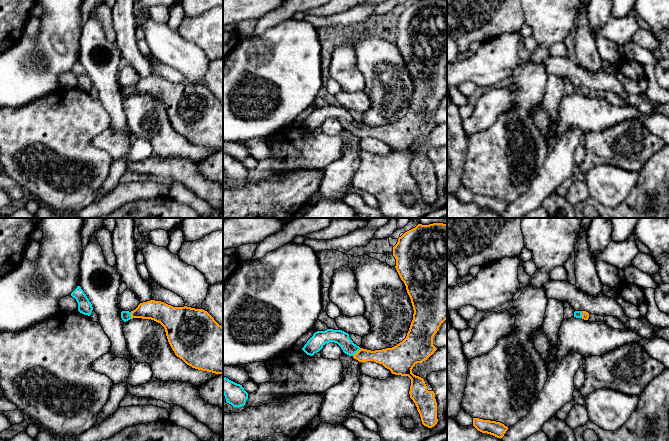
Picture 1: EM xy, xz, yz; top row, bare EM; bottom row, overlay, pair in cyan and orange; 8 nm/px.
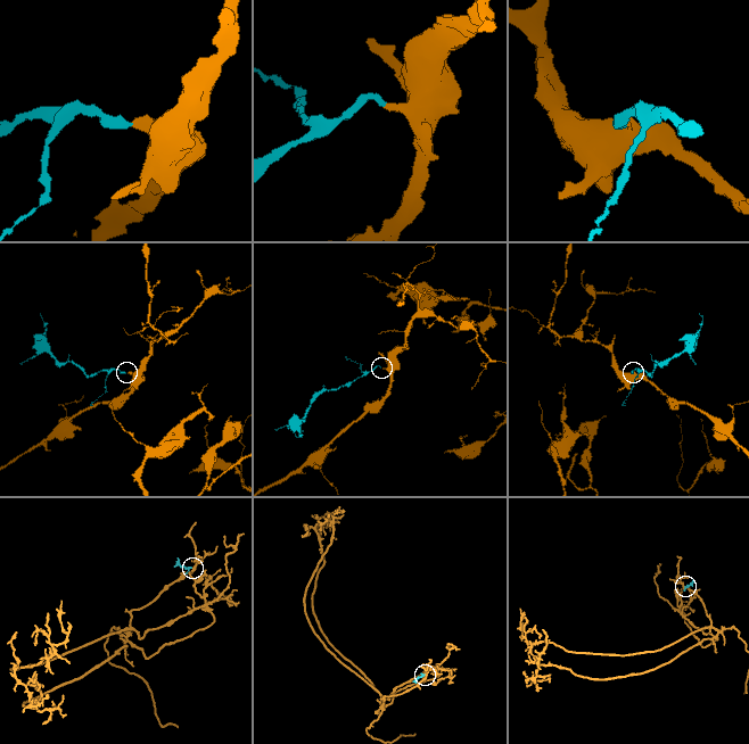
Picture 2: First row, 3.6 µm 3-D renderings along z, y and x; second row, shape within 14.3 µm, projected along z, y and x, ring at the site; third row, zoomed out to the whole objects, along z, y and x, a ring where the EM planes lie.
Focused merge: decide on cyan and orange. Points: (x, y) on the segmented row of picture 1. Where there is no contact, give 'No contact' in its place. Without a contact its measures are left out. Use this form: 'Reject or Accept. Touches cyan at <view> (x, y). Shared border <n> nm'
Accept. Touches cyan at xz (356, 352). Shared border 90 nm

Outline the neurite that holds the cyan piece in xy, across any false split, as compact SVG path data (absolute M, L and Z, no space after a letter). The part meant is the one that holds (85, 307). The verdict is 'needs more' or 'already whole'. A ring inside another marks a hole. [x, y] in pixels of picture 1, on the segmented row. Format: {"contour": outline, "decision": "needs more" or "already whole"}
{"contour": "M77 286L77 288L71 293L71 296L75 298L78 303L78 311L84 315L90 316L93 307L80 286Z", "decision": "already whole"}

